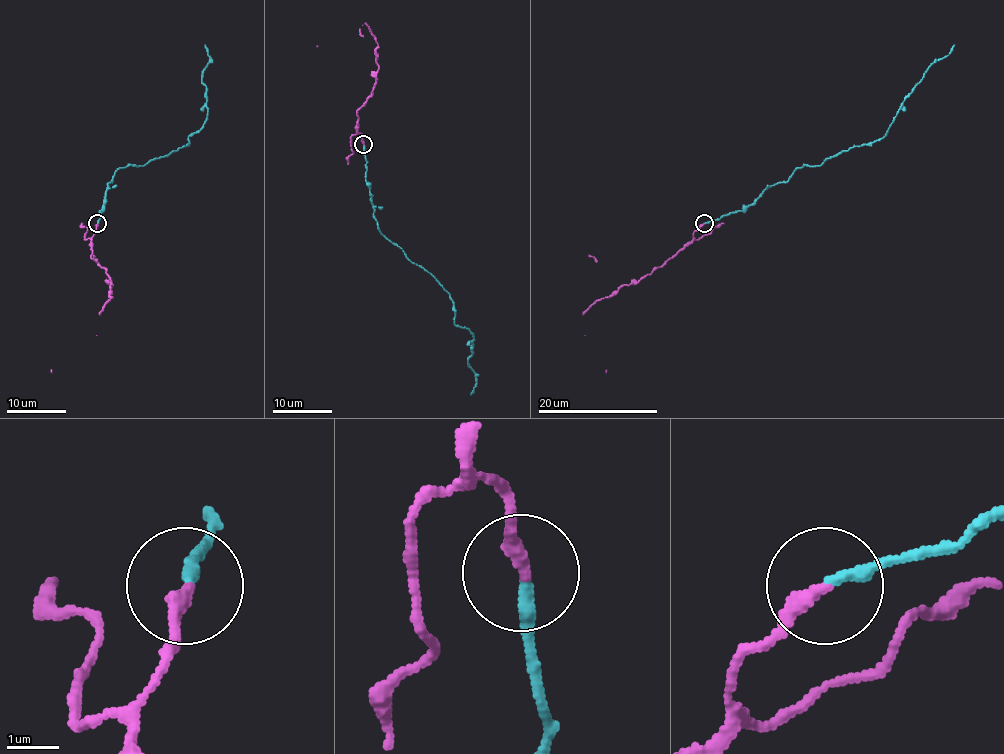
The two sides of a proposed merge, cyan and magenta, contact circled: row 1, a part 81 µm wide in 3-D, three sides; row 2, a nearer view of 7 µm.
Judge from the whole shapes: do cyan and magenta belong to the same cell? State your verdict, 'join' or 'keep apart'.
keep apart

